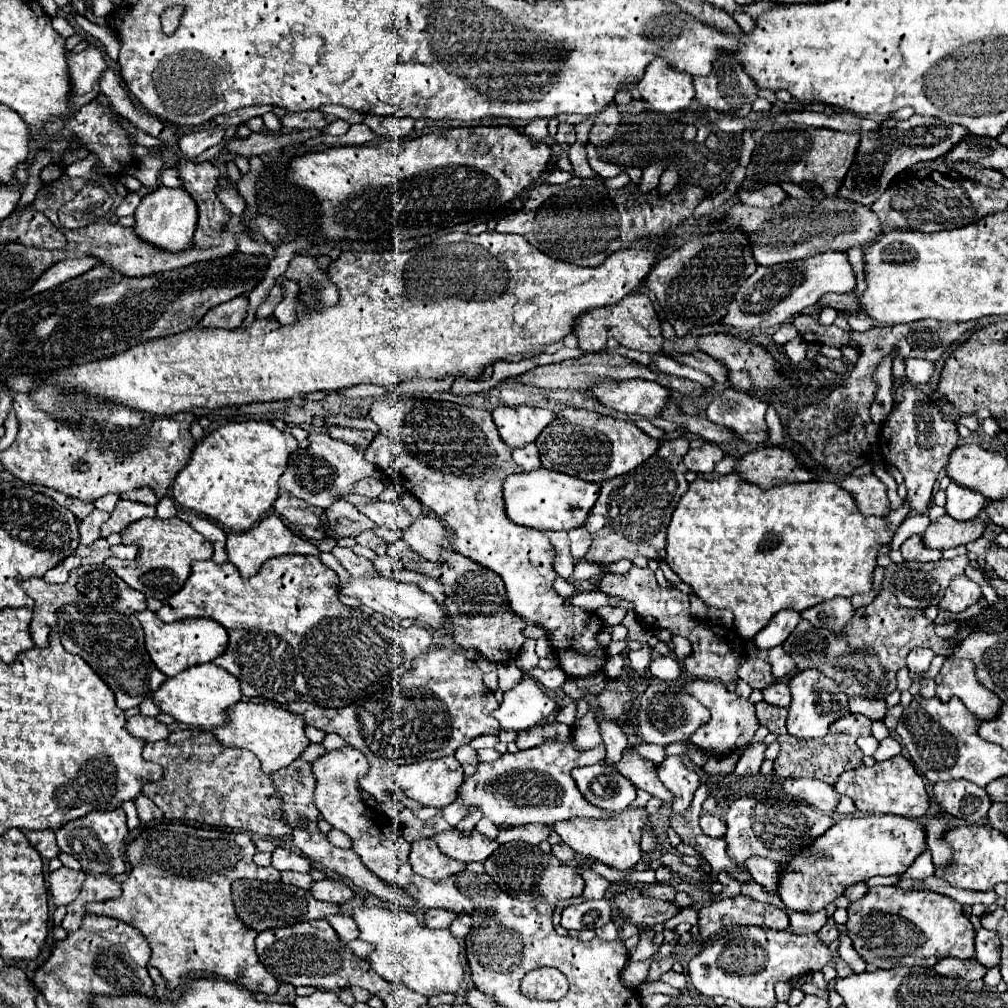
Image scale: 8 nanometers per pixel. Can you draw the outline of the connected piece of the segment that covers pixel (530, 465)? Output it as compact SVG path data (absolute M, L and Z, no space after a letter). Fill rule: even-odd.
M531 443L523 449L515 449L513 451L513 459L517 465L521 465L525 471L535 471L541 467L541 461L539 461L539 451L537 447Z

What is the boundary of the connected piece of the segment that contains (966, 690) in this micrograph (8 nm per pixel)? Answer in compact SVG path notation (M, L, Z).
M947 659L935 677L937 697L943 701L959 697L977 719L995 719L1003 703L995 693L979 687L973 669L967 659Z

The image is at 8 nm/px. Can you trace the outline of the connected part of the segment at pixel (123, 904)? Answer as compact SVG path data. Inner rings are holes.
M169 823L169 831L165 825L157 827L157 829L145 829L129 847L127 847L127 859L131 863L131 873L127 877L127 881L123 883L123 895L117 897L117 899L111 899L107 903L89 903L87 905L87 913L95 913L95 915L107 915L107 917L113 917L117 921L123 921L131 927L135 927L149 943L151 947L151 961L149 965L157 967L161 971L161 975L165 977L167 981L167 987L169 989L175 989L181 979L187 975L187 973L193 973L193 971L209 971L209 973L215 973L215 975L221 975L225 977L227 981L239 981L243 987L251 989L253 993L275 993L279 989L279 983L277 979L259 963L257 959L257 953L255 953L255 937L257 937L257 931L253 931L251 927L247 927L237 915L235 915L235 905L233 905L233 897L231 897L231 883L235 879L259 879L259 881L267 881L267 883L279 883L281 881L281 873L275 869L275 867L257 867L253 863L253 841L247 833L227 833L227 831L209 831L209 829L195 829L195 827L189 827L189 825L183 825L183 823Z

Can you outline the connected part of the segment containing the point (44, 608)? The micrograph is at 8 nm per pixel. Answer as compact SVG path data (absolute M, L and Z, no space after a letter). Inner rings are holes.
M77 567L71 571L67 585L27 579L21 587L35 601L31 621L31 637L35 645L45 647L47 635L51 631L59 633L65 651L83 657L91 665L91 669L111 687L121 709L137 707L167 679L151 661L143 643L143 627L135 619L135 611L147 609L145 595L131 589L109 567Z

